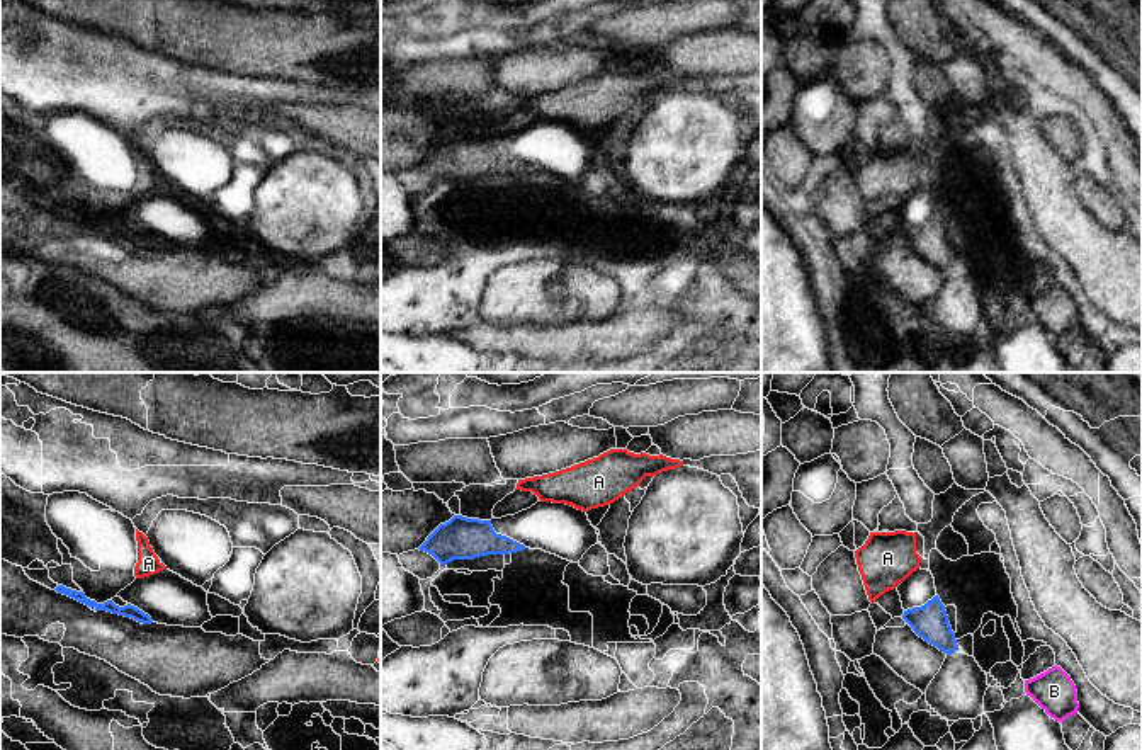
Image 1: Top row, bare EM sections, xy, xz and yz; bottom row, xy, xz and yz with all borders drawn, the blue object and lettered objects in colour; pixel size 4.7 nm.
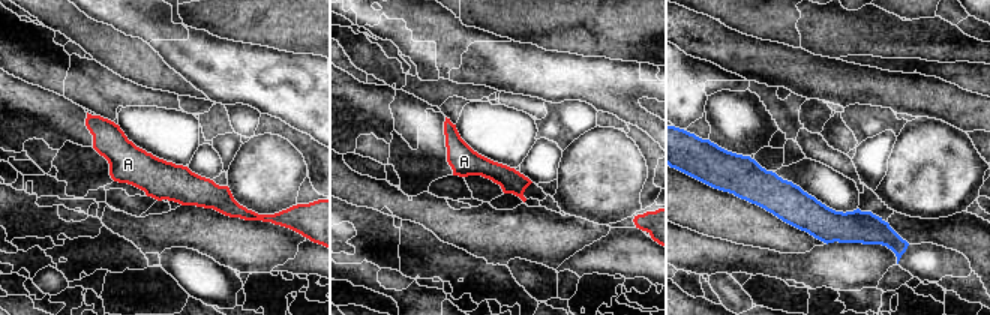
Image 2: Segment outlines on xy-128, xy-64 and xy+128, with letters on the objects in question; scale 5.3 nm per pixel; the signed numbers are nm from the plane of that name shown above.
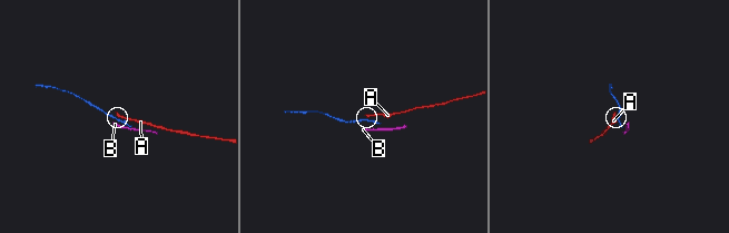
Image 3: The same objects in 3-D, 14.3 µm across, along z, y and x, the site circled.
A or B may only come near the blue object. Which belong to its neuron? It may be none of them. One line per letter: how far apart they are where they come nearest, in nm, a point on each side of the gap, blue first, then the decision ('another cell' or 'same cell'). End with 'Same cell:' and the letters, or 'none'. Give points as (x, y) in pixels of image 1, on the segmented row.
A: gap 120 nm; span yz (904, 611), (893, 589); another cell
B: gap 360 nm; span yz (957, 648), (1025, 681); another cell
Same cell: none

